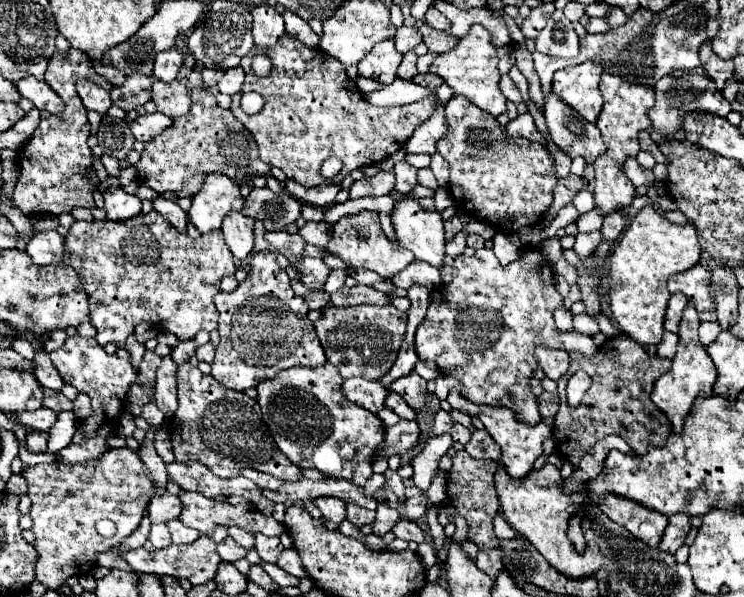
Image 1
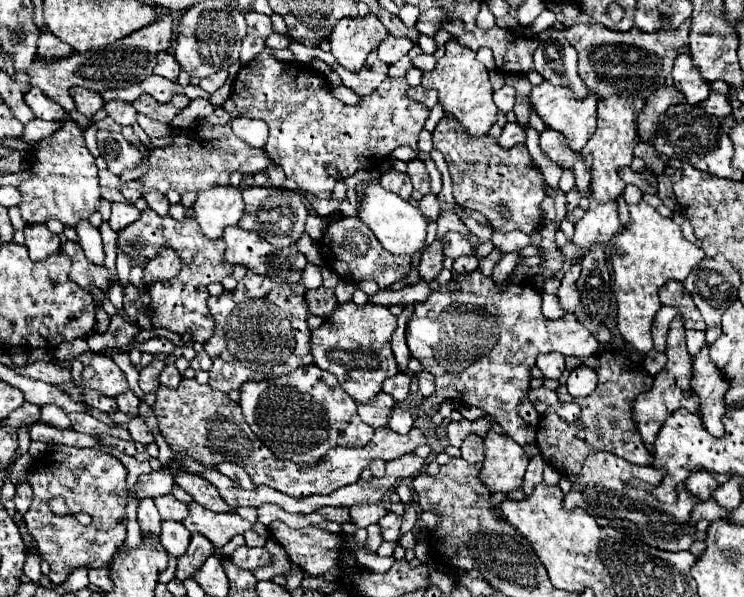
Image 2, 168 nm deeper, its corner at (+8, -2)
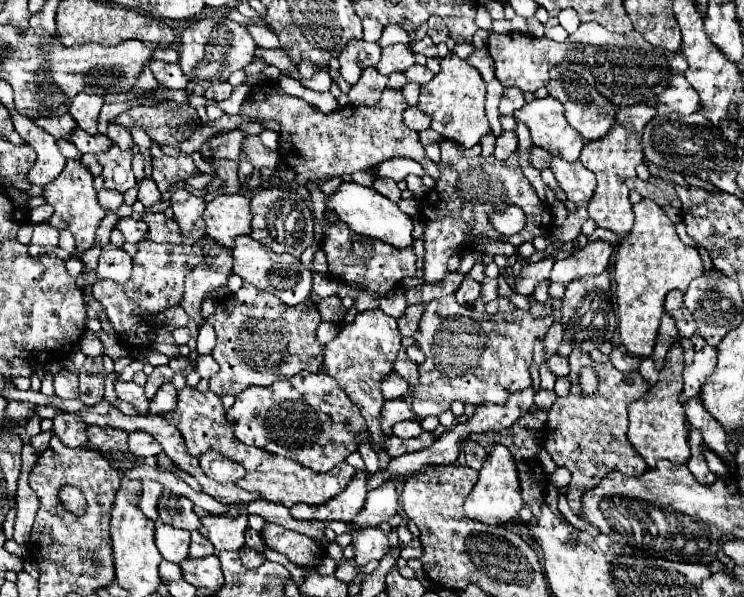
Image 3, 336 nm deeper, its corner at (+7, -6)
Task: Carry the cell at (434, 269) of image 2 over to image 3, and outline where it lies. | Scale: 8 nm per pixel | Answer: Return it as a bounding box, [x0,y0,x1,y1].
[421,140,553,284]

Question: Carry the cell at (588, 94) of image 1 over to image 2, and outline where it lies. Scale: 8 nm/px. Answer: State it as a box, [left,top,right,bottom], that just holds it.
[530,82,598,152]

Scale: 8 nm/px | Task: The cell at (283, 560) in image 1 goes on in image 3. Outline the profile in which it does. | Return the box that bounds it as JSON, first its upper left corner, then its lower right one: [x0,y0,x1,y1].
[239,546,265,568]

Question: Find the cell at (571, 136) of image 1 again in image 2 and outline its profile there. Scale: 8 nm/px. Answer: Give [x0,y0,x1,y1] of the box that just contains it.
[540,128,590,196]

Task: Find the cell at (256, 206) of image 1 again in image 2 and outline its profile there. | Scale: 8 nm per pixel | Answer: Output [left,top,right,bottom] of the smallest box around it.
[238,186,308,248]

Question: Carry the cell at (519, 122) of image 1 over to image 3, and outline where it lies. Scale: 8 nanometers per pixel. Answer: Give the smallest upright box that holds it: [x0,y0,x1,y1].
[495,132,517,160]

